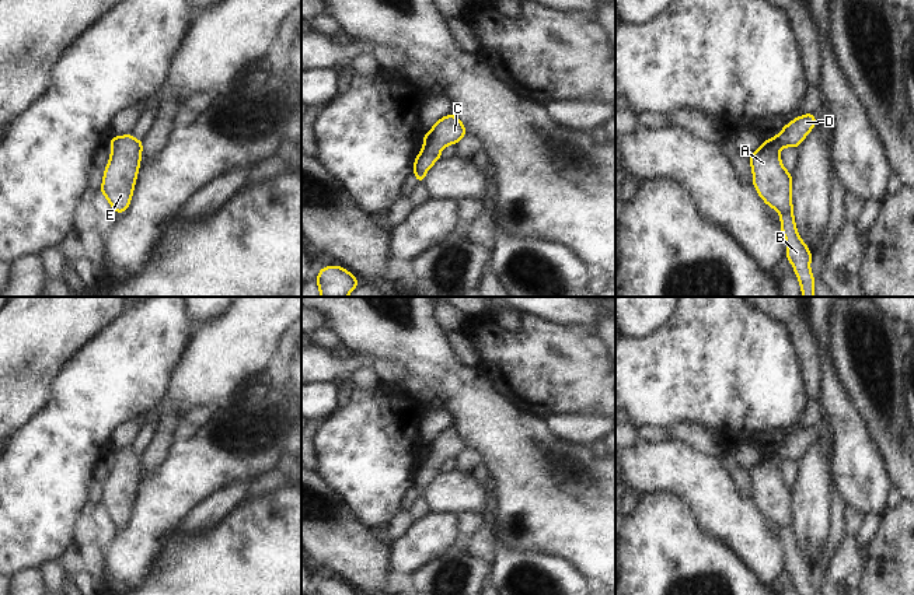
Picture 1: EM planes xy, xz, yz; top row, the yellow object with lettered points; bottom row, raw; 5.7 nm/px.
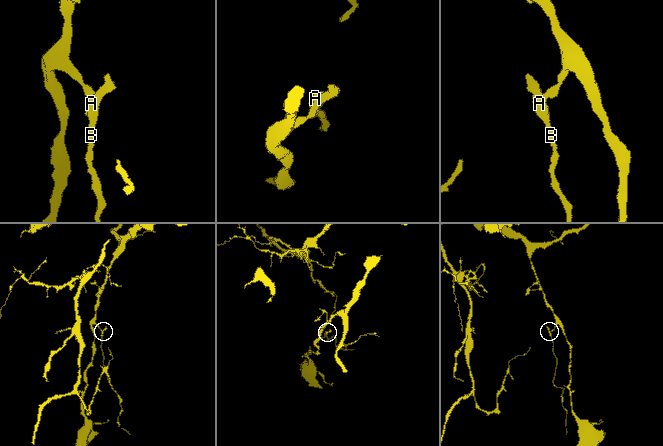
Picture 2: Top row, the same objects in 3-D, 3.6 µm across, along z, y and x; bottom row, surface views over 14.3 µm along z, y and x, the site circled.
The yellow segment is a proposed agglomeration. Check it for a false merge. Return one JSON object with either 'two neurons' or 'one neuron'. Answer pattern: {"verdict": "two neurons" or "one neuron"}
{"verdict": "one neuron"}

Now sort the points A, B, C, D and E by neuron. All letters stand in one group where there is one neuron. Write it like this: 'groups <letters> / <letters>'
groups A B C D E

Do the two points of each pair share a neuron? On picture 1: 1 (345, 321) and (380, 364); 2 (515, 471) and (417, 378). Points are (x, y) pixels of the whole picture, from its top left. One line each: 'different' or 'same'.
1: different
2: same

